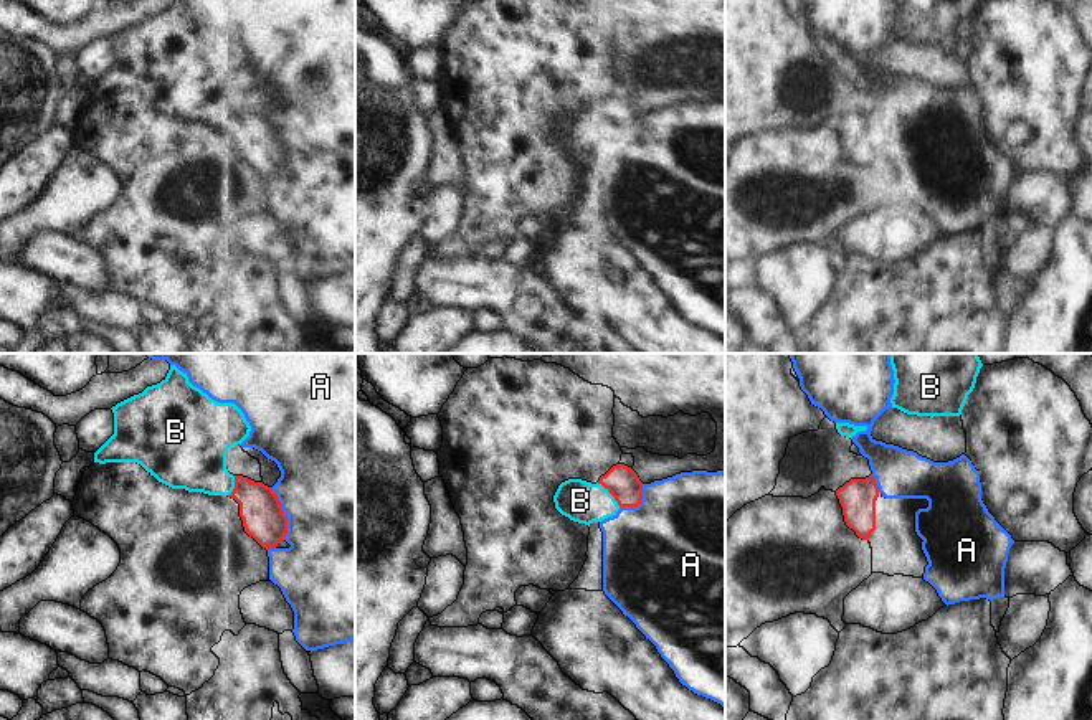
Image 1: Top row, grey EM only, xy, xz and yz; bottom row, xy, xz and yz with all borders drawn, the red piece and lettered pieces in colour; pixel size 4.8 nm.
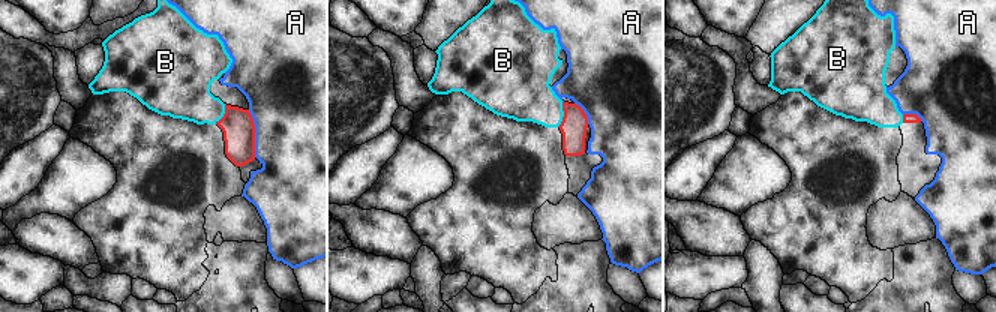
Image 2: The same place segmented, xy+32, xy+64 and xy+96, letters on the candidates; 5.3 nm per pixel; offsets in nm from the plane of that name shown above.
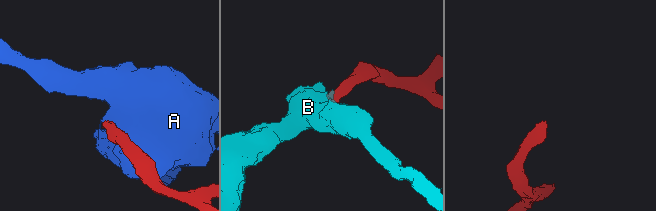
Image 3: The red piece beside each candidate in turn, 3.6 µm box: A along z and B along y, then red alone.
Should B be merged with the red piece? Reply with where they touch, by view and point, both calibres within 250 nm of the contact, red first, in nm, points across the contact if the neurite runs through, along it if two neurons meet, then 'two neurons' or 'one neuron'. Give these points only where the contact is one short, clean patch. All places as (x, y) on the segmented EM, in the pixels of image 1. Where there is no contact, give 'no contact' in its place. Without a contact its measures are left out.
xz (610, 492) | 160/200 nm | across xz (623, 484), (610, 492), (600, 501), (580, 501) | one neuron

